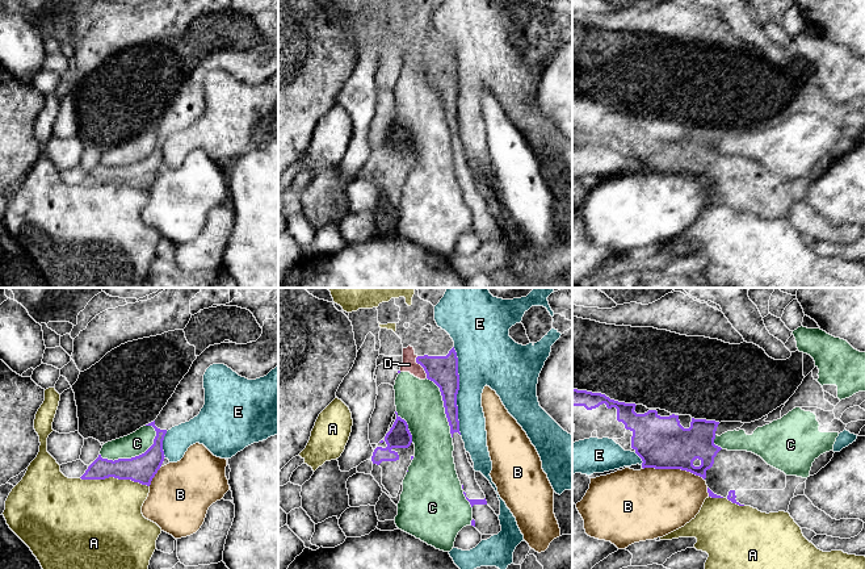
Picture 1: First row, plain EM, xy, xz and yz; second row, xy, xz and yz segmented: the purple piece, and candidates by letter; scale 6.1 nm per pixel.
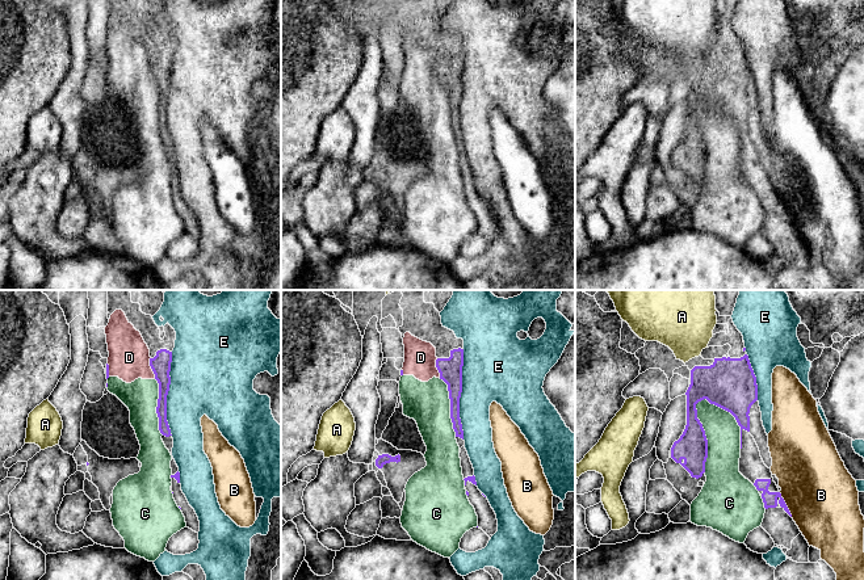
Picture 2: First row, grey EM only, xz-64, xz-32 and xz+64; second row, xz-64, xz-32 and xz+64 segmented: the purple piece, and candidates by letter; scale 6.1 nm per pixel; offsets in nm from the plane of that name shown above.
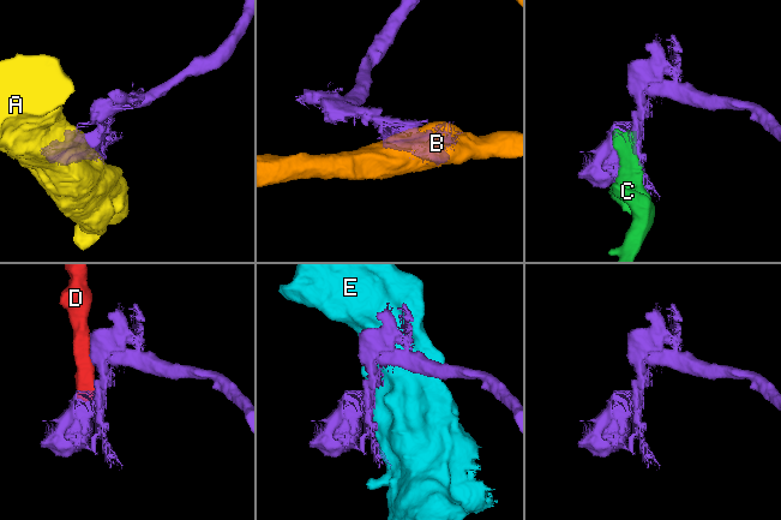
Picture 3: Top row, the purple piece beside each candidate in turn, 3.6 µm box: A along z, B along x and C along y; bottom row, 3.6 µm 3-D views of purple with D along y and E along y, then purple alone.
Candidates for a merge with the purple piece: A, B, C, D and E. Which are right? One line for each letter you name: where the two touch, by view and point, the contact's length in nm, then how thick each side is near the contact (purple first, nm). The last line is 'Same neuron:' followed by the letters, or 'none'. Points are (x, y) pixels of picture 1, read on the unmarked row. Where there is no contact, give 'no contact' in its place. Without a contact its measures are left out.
Same neuron: none

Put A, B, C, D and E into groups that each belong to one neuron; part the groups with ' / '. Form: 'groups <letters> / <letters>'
groups A / B / C D / E

